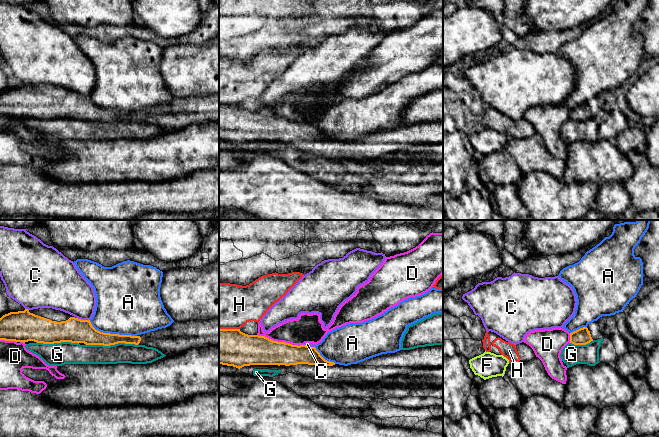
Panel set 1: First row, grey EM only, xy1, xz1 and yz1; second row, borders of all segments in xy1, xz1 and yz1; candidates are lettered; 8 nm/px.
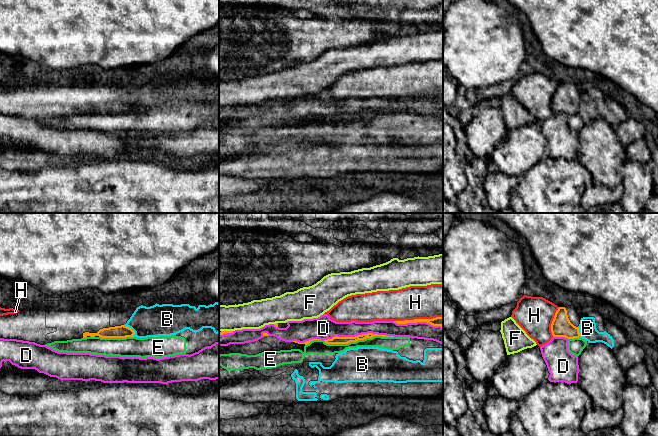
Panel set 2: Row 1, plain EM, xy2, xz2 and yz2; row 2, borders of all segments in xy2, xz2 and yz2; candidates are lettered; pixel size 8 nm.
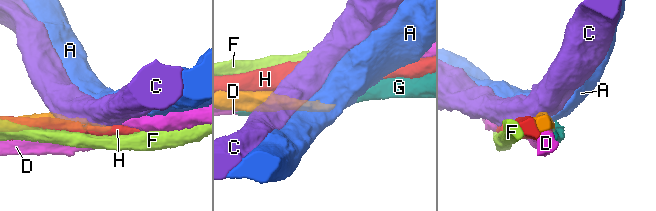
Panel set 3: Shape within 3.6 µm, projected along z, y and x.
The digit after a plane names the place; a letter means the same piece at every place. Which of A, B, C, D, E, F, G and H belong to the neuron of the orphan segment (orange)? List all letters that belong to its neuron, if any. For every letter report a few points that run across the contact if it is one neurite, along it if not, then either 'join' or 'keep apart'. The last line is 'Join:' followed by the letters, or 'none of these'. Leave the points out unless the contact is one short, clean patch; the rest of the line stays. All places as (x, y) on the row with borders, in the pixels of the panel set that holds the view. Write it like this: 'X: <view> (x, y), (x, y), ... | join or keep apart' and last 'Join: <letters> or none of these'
A: xy1 (89, 320), (100, 331), (136, 336) | keep apart
B: keep apart
C: keep apart
D: keep apart
E: keep apart
F: keep apart
G: keep apart
H: keep apart
Join: none of these

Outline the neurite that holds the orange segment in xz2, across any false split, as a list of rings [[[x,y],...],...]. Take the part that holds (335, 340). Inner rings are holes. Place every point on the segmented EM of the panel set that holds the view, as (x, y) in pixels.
[[[362,334],[355,337],[333,337],[332,339],[324,340],[327,344],[348,344],[350,342],[356,342],[358,340],[364,340],[366,338],[372,338],[374,336],[382,336],[382,337],[394,337],[394,336],[386,336],[386,335],[378,335],[378,334]]]

